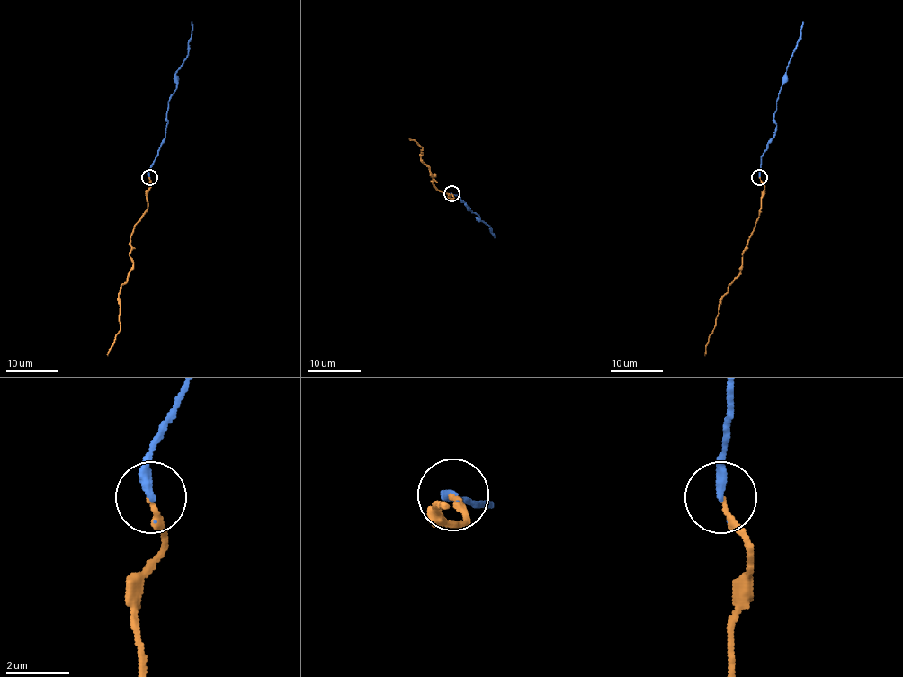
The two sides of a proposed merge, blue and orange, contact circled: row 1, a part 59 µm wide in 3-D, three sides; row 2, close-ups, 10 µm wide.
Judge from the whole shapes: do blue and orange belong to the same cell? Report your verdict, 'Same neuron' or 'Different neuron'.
Same neuron

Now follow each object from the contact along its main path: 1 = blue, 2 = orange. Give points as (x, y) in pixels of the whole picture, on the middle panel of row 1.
1: (451, 193), (457, 194), (469, 210), (469, 208), (478, 216), (478, 219), (489, 227), (495, 237)
2: (451, 193), (451, 199), (432, 182), (431, 176), (434, 176), (422, 162), (422, 147), (410, 138)

